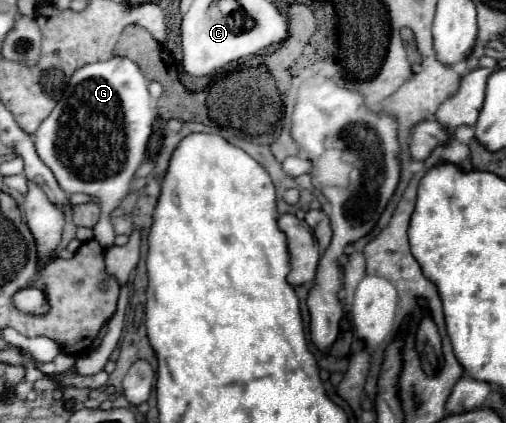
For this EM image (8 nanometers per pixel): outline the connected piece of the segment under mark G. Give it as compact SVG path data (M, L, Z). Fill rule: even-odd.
M129 59L89 63L73 73L63 97L35 133L37 155L53 171L61 189L67 195L87 193L99 199L101 221L93 231L103 249L113 247L111 211L127 197L153 133L157 111L147 85L141 69Z

